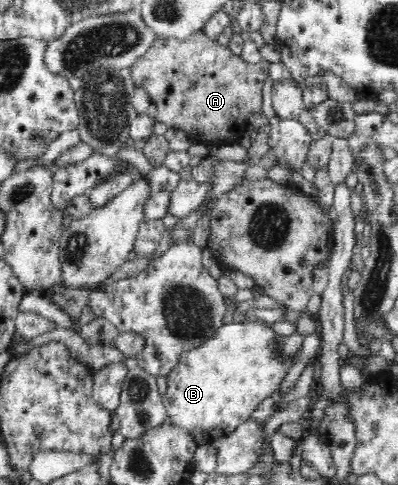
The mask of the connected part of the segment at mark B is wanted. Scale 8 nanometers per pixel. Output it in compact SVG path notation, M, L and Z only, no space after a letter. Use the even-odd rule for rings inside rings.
M245 321L231 322L217 331L212 339L202 343L200 347L185 351L180 363L174 367L167 377L168 388L163 397L166 409L166 421L188 431L191 435L205 442L212 443L236 430L244 421L252 417L259 403L272 401L272 395L280 391L282 381L290 373L294 365L294 356L282 354L278 350L278 341L282 339L278 331L274 331L268 322Z

